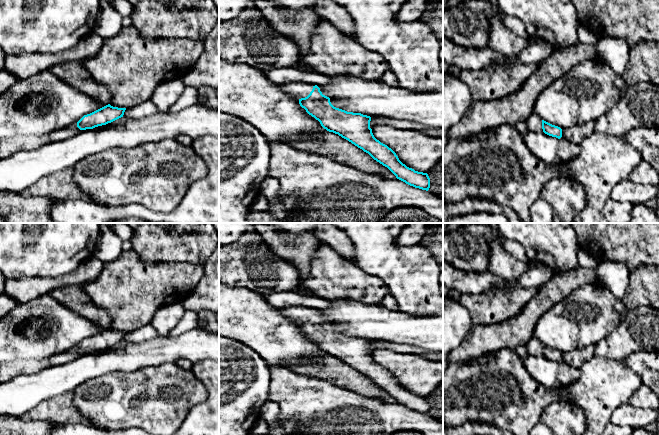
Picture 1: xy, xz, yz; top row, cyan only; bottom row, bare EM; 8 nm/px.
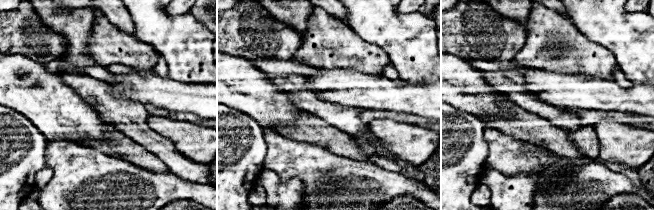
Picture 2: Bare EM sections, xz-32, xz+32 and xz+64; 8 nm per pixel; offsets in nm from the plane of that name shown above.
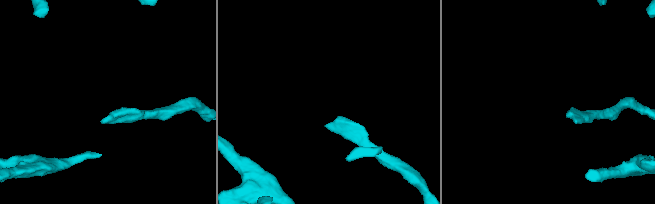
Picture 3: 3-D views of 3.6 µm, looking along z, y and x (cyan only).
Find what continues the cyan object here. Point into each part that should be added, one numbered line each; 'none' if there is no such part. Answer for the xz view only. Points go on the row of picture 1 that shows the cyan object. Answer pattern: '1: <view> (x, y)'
1: xz (298, 90)

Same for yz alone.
1: yz (534, 123)

